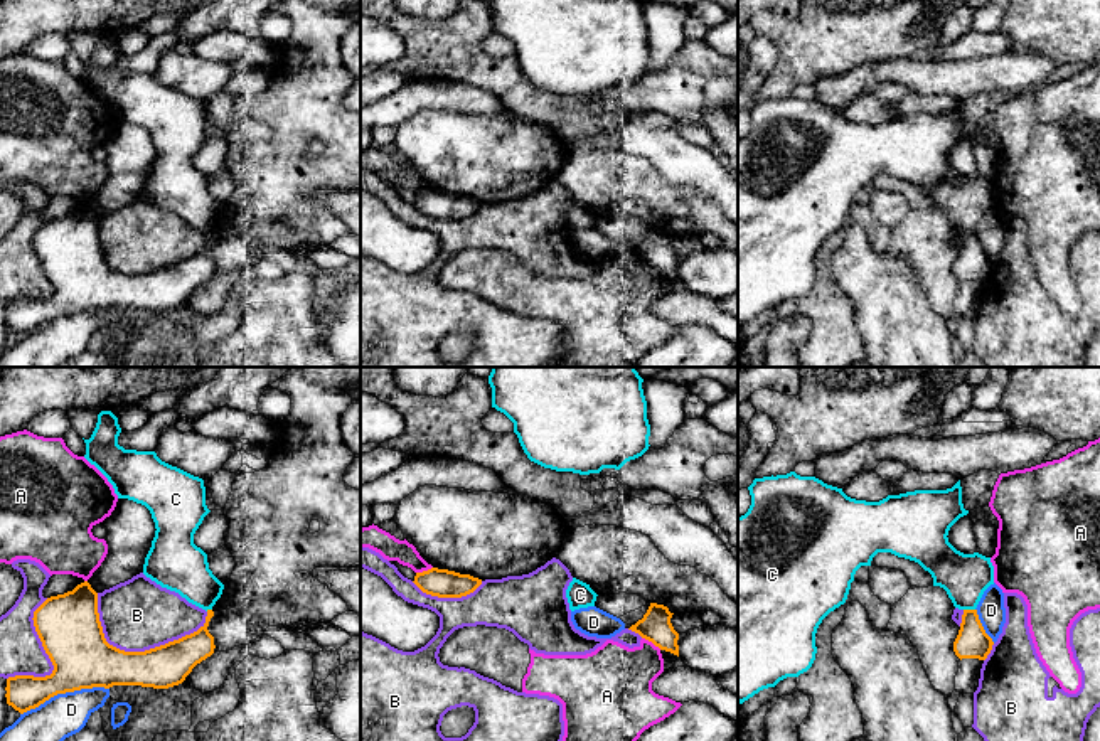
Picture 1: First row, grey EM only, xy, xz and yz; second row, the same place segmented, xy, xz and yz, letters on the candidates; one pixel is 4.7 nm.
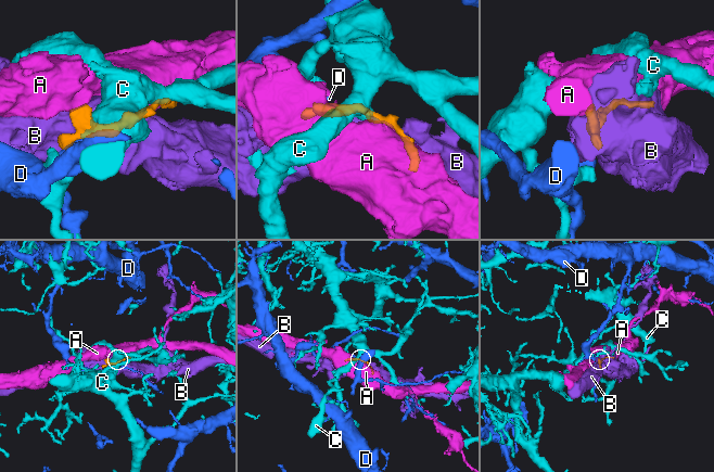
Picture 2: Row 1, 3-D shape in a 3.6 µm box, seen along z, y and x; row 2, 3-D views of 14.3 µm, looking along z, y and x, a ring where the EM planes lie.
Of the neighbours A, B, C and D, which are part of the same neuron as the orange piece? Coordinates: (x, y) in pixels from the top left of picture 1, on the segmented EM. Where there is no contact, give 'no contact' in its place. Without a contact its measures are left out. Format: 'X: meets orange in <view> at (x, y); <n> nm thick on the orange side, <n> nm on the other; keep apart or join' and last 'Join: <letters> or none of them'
A: meets orange in xz at (652, 642); 150 nm thick on the orange side, 340 nm on the other; keep apart
B: meets orange in xy at (137, 652); 260 nm thick on the orange side, 340 nm on the other; keep apart
C: meets orange in yz at (969, 610); 160 nm thick on the orange side, 220 nm on the other; keep apart
D: meets orange in xy at (64, 693); 280 nm thick on the orange side, 200 nm on the other; keep apart
Join: none of them

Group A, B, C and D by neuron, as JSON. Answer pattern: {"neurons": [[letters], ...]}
{"neurons": [["A"], ["B"], ["C"], ["D"]]}

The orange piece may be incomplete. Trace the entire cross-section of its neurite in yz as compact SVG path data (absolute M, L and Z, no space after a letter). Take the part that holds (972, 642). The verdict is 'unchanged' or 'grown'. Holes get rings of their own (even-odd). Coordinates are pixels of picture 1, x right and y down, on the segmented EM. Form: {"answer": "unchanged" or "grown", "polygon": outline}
{"answer": "unchanged", "polygon": "M964 610L958 635L953 642L955 655L962 658L985 660L992 650L992 638L985 633L977 610Z"}

